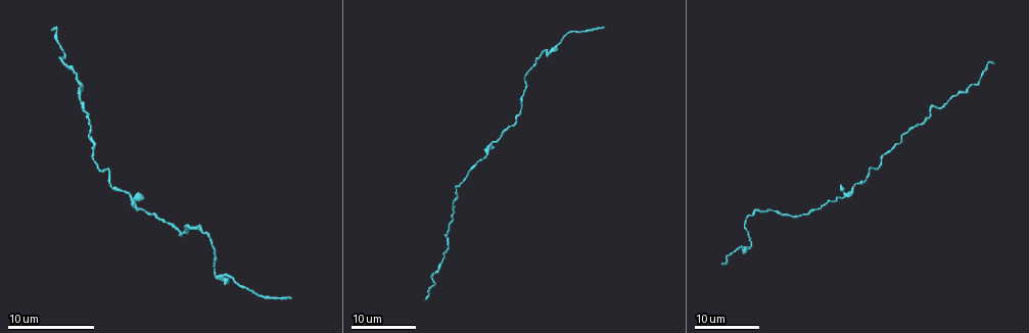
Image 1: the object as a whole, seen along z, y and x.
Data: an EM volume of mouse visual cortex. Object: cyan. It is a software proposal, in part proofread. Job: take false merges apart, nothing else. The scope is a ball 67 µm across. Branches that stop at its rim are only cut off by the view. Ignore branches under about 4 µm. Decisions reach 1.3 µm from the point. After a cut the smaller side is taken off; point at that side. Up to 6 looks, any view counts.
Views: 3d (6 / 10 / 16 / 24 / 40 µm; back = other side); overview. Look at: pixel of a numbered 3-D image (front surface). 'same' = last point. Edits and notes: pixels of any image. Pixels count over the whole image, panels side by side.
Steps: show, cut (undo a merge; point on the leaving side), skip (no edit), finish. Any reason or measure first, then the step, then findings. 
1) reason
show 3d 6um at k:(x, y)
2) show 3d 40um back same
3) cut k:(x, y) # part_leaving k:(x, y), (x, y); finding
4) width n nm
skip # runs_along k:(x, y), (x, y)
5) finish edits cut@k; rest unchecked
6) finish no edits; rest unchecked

sudden change in width
show 3d 16um at 1:(867, 178)

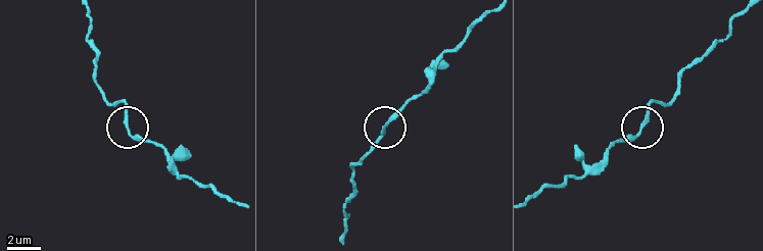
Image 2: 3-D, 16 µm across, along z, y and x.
show 3d 10um at 2:(639, 131)

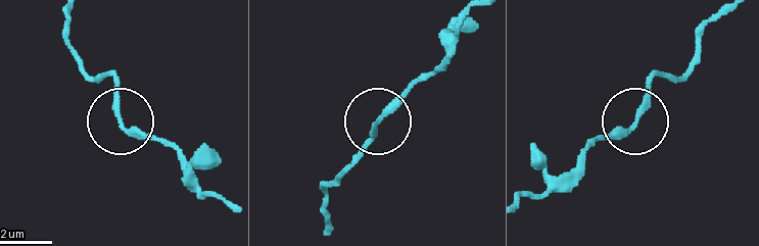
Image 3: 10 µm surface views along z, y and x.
skip # runs_along 3:(558, 178), (591, 145), (628, 128), (659, 75); all the same neuron

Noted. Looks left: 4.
branch point
show 3d 16um at 1:(847, 194)

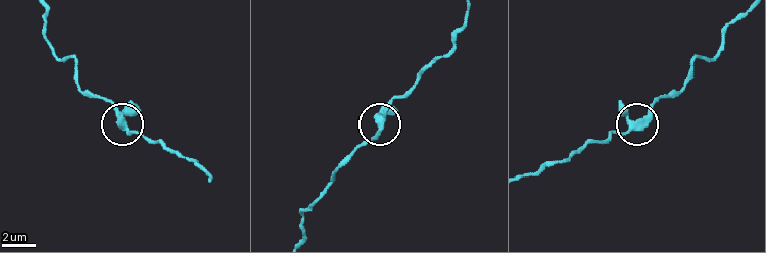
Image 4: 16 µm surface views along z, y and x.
show 3d 6um at 4:(381, 121)

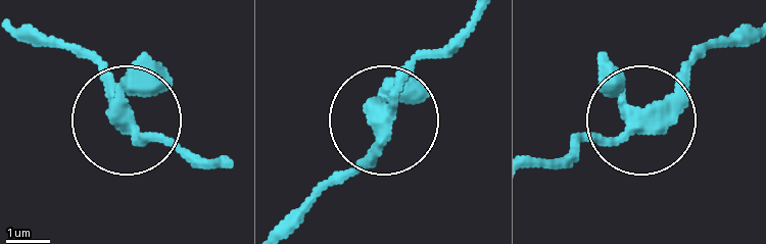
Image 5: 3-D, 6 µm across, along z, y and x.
arms 3
skip # runs_along 5:(375, 119), (404, 76), (467, 25); one neuron here

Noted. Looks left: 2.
calibre changes
show 3d 24um at 1:(214, 274)

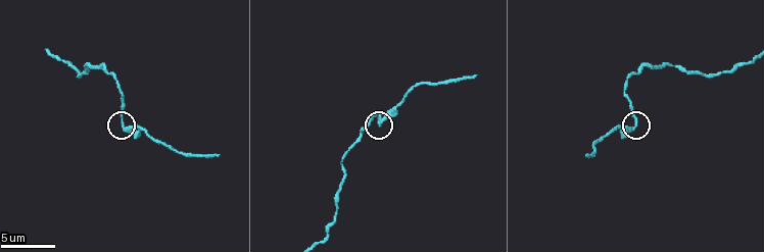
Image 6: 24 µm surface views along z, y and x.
show 3d 6um at 6:(381, 123)

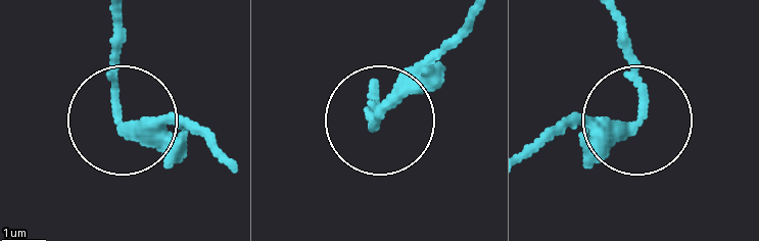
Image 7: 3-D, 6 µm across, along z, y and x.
width 230 nm
skip # runs_along 7:(117, 15), (121, 114), (139, 126), (201, 126); continuous, no second neuron

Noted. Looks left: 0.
finish no edits; rest unchecked

